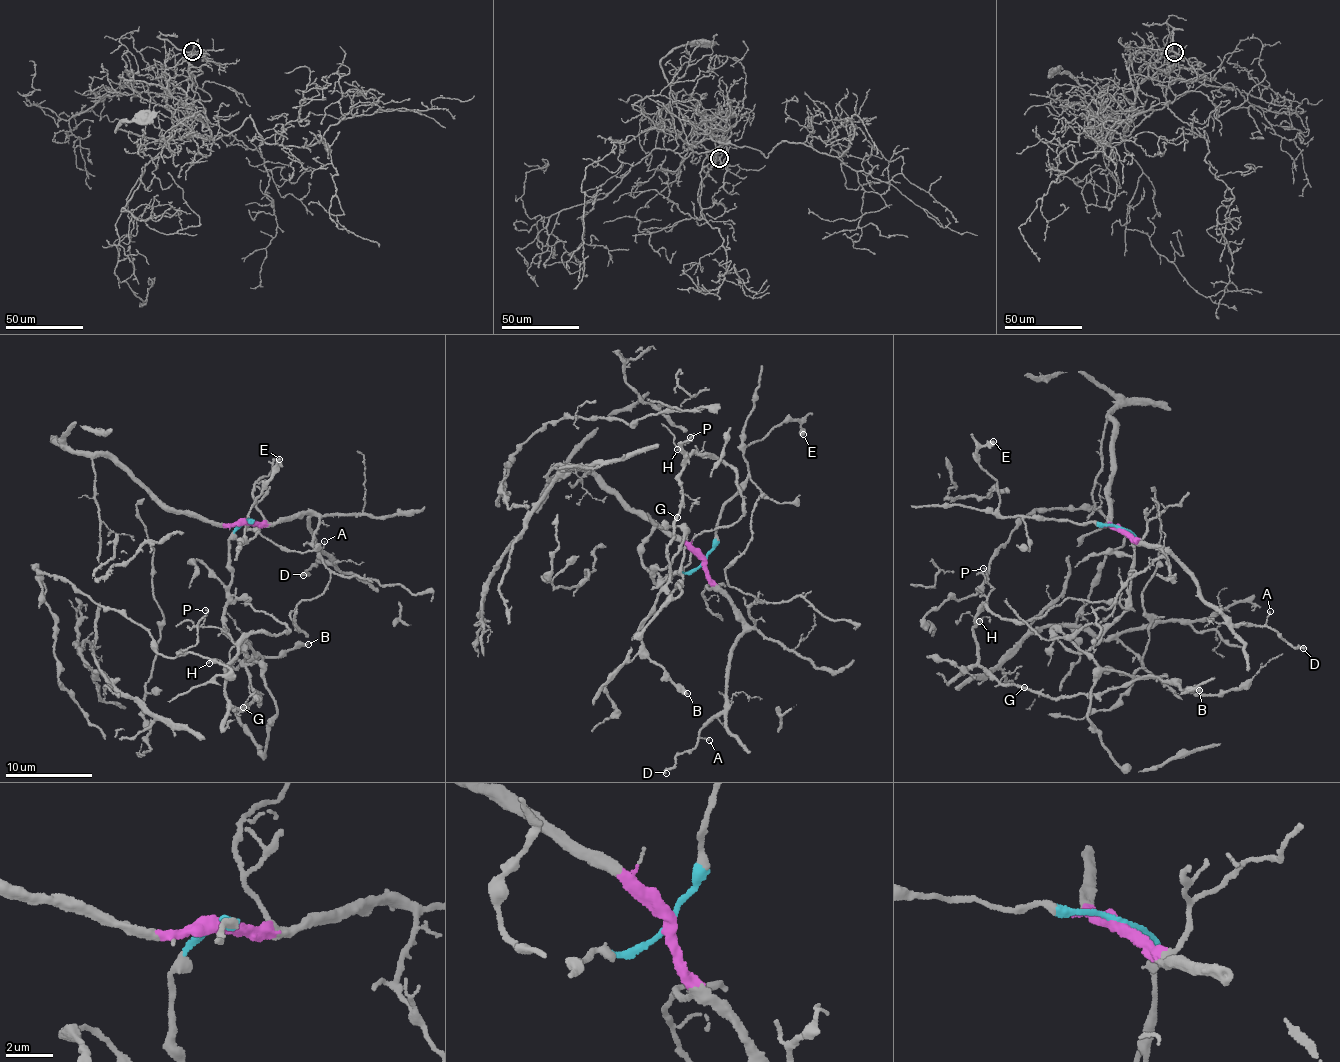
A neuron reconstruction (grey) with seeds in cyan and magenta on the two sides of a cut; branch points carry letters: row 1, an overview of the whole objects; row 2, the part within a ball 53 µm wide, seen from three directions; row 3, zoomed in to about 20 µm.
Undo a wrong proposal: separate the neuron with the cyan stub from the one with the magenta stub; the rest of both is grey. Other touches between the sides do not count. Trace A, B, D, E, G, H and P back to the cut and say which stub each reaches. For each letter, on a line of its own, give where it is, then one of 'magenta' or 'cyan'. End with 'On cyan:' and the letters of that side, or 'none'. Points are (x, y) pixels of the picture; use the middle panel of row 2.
A: (709, 740) | magenta
B: (687, 693) | cyan
D: (666, 773) | magenta
E: (803, 434) | cyan
G: (677, 517) | cyan
H: (677, 449) | cyan
P: (690, 437) | cyan
On cyan: B, E, G, H, P

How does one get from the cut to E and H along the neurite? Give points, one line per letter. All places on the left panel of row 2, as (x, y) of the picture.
E: (248, 521), (244, 529), (258, 531), (248, 541), (244, 538), (250, 505), (261, 493), (279, 458)
H: (248, 521), (230, 540), (228, 590), (289, 630), (258, 634), (230, 661), (208, 663)

